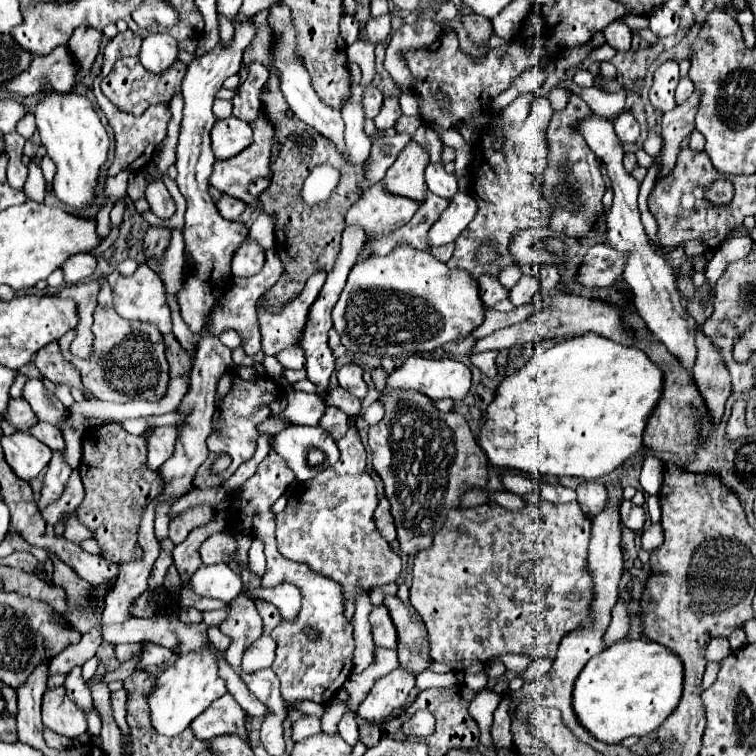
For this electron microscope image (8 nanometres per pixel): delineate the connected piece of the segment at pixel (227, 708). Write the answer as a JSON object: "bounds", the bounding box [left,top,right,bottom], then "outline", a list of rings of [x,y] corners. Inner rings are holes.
{"bounds":[191,693,247,739],"outline":[[[227,693],[223,695],[223,699],[217,699],[207,711],[203,711],[203,715],[195,719],[195,723],[191,723],[191,731],[197,739],[211,739],[225,733],[239,733],[243,735],[243,739],[247,739],[245,711]]]}

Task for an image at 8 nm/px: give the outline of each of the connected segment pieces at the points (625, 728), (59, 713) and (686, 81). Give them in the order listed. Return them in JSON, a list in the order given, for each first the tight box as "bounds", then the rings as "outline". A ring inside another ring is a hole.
[{"bounds":[573,641,683,745],"outline":[[[621,641],[589,659],[573,687],[573,711],[581,727],[597,741],[617,745],[625,737],[653,733],[677,707],[683,691],[683,665],[679,657],[659,643]]]},{"bounds":[43,687,87,739],"outline":[[[65,687],[47,691],[43,697],[43,725],[55,733],[75,739],[87,731],[85,713],[67,697]]]},{"bounds":[675,77,695,105],"outline":[[[681,77],[679,85],[677,85],[677,91],[675,91],[675,99],[677,99],[677,105],[683,103],[683,99],[687,99],[687,95],[691,95],[691,91],[695,89],[693,81],[689,77]]]}]

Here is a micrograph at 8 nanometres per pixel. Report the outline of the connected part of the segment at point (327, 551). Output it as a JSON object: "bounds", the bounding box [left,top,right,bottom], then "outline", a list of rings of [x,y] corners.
{"bounds":[275,421,401,601],"outline":[[[349,421],[347,427],[347,433],[337,441],[341,449],[339,463],[321,471],[315,479],[291,487],[285,493],[287,507],[275,519],[277,551],[289,561],[305,563],[315,573],[337,581],[345,601],[395,583],[401,573],[401,557],[391,551],[373,523],[373,511],[379,499],[375,483],[365,469],[367,455],[357,425]]]}

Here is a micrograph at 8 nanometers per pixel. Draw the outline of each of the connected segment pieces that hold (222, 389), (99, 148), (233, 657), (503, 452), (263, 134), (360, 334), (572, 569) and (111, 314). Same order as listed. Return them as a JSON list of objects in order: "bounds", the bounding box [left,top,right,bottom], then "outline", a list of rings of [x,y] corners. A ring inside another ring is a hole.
[{"bounds":[193,371,279,489],"outline":[[[233,371],[233,375],[231,373],[225,373],[221,377],[219,387],[217,387],[217,395],[215,395],[213,431],[211,431],[211,435],[207,439],[209,459],[203,463],[203,467],[195,475],[195,481],[193,481],[193,487],[195,489],[207,489],[207,487],[223,485],[241,463],[245,463],[245,461],[249,461],[253,457],[255,443],[257,443],[257,437],[259,437],[257,425],[269,417],[269,413],[271,413],[269,403],[277,395],[279,395],[279,387],[269,377],[261,377],[255,383],[243,381],[235,371]],[[223,453],[227,453],[231,457],[231,465],[225,471],[221,471],[221,473],[213,473],[211,471],[211,465],[217,459],[217,455],[223,455]]]},{"bounds":[35,85,109,209],"outline":[[[45,85],[45,93],[37,103],[35,119],[41,143],[47,149],[51,161],[57,165],[53,193],[57,195],[57,199],[73,209],[87,209],[95,199],[99,171],[109,155],[109,137],[91,101],[75,93],[55,95],[53,91],[47,91]]]},{"bounds":[221,589,263,671],"outline":[[[245,589],[233,601],[233,609],[227,621],[221,625],[221,631],[233,639],[224,657],[231,667],[235,667],[235,671],[239,671],[239,663],[245,649],[263,633],[263,625],[259,613],[255,611],[255,603],[245,595]]]},{"bounds":[477,333,663,481],"outline":[[[595,333],[559,341],[551,349],[535,353],[523,369],[503,377],[495,399],[487,407],[485,421],[479,425],[477,441],[489,463],[499,469],[517,469],[541,481],[545,477],[595,481],[621,467],[635,453],[641,453],[643,427],[651,407],[659,401],[661,387],[663,373],[637,347],[619,345]]]},{"bounds":[211,119,273,211],"outline":[[[257,119],[251,123],[253,129],[253,143],[243,149],[239,155],[225,159],[225,161],[217,161],[213,165],[213,175],[211,175],[211,185],[215,189],[219,189],[225,195],[231,195],[235,199],[241,199],[247,207],[251,207],[251,211],[259,209],[259,199],[255,199],[249,193],[249,185],[257,179],[257,177],[265,177],[271,173],[269,169],[269,157],[271,157],[271,143],[273,143],[273,127],[271,123],[265,123],[265,119]]]},{"bounds":[333,245,485,357],"outline":[[[401,245],[387,257],[369,257],[353,265],[347,285],[333,307],[333,327],[341,335],[341,343],[351,353],[397,357],[433,351],[447,341],[465,339],[483,321],[483,311],[485,309],[477,293],[477,283],[471,279],[471,275],[467,275],[467,271],[449,269],[429,251]]]},{"bounds":[411,493,593,671],"outline":[[[529,493],[523,497],[527,501],[527,507],[521,511],[507,511],[505,507],[489,501],[485,505],[473,507],[473,509],[451,509],[445,521],[445,527],[435,535],[435,543],[431,549],[419,551],[413,561],[413,585],[411,585],[411,605],[421,615],[425,627],[427,627],[427,639],[429,639],[429,653],[431,659],[437,663],[449,665],[453,671],[465,671],[469,665],[477,661],[487,661],[501,653],[519,653],[527,655],[529,659],[555,659],[557,647],[561,639],[577,629],[591,627],[593,621],[589,617],[589,607],[593,599],[593,579],[587,569],[587,547],[591,537],[591,519],[583,515],[579,503],[565,503],[557,505],[551,501],[543,501],[541,497]]]},{"bounds":[59,305,169,403],"outline":[[[97,305],[93,313],[91,331],[95,335],[95,341],[93,341],[93,355],[89,359],[79,359],[71,355],[69,345],[75,339],[75,331],[65,333],[59,339],[59,345],[61,345],[63,357],[81,371],[83,385],[97,399],[127,403],[133,399],[161,399],[165,395],[167,383],[169,383],[165,343],[163,343],[161,331],[153,323],[129,321],[117,315],[115,307]],[[115,381],[117,381],[117,391],[115,391]]]}]

